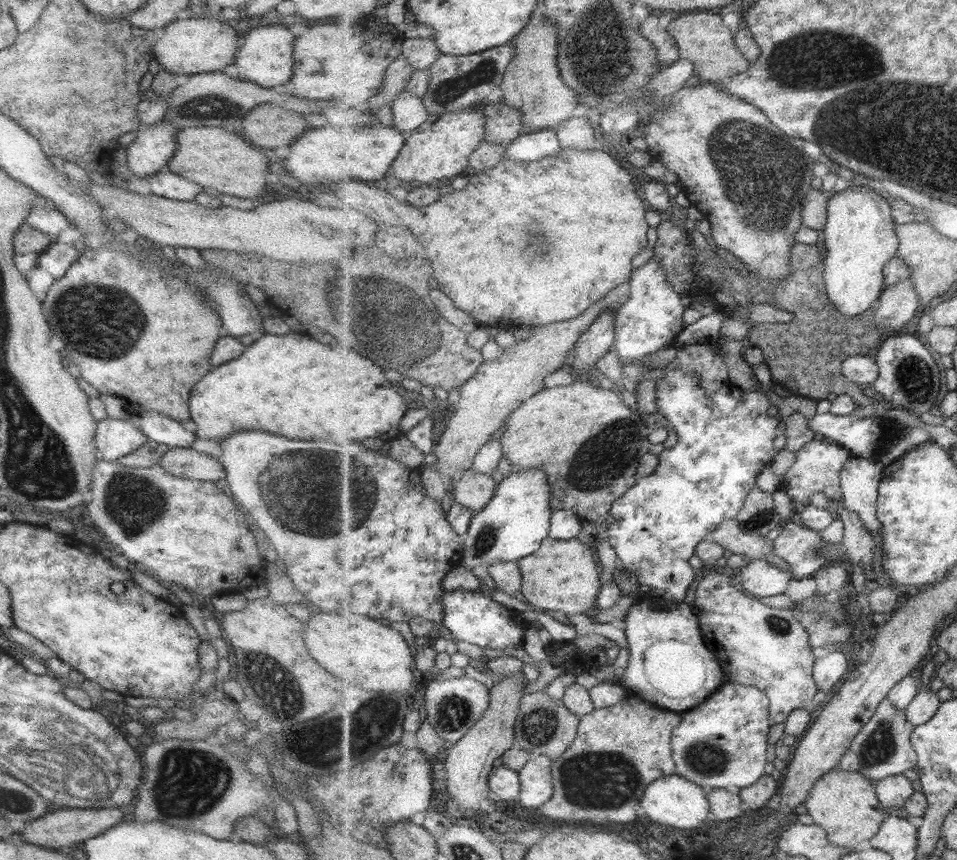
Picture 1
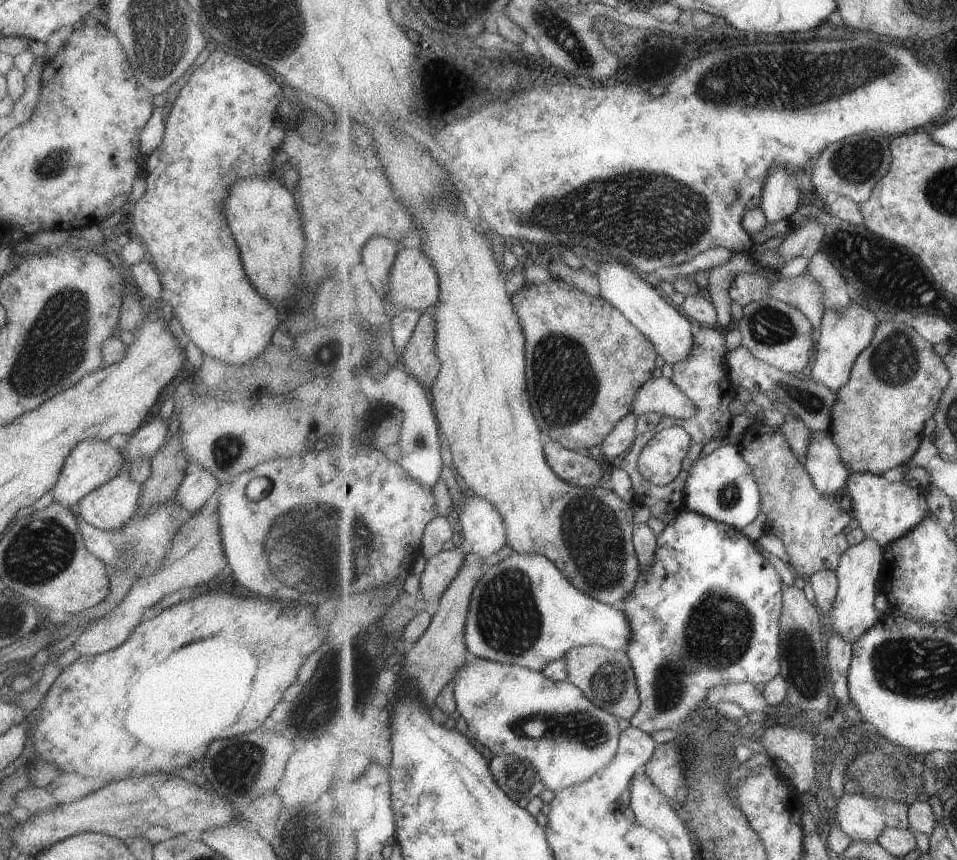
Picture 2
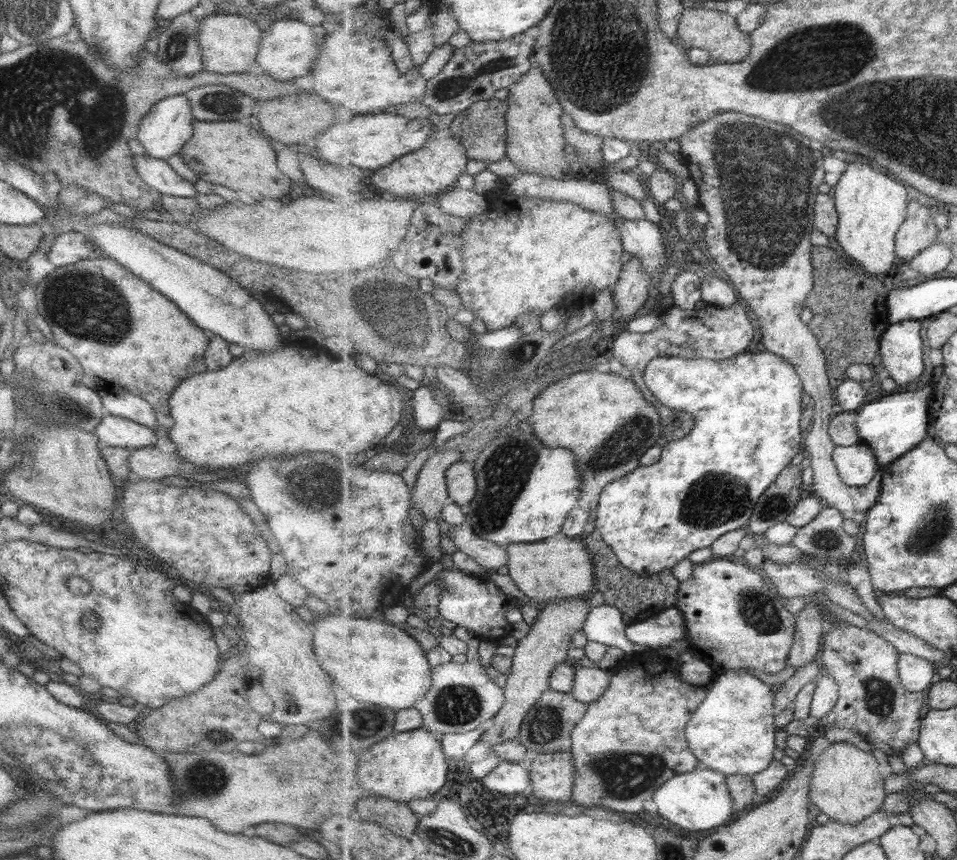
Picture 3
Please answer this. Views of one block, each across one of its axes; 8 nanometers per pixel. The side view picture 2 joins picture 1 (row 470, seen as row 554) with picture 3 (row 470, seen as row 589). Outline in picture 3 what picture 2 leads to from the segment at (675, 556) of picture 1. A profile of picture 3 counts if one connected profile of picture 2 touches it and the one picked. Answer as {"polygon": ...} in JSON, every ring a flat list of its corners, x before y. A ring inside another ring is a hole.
{"polygon":[[763,348,757,353,743,352,736,357,720,361,713,361,706,358,689,359,679,356,657,357,647,365,645,382,647,382,647,386,649,386,661,402,670,403,679,411,686,411,689,414,693,414,696,424,694,424,691,433,685,436,685,438,668,441,664,445,662,459,657,461,657,464,651,464,649,466,640,464,637,470,633,470,631,474,619,478,615,482,611,482,611,484,608,484,603,489,596,510,595,531,601,535,605,542,609,543,609,546,613,547,618,558,625,566,629,567,633,572,637,572,637,574,650,576,651,574,654,575,657,572,677,566,683,558,687,558,695,550,710,548,716,540,719,540,727,532,747,527,751,517,753,517,753,513,755,513,755,507,757,507,759,499,775,480,779,478,779,475,790,466,791,460,801,450,805,390,804,379,798,374,796,367,788,359]]}

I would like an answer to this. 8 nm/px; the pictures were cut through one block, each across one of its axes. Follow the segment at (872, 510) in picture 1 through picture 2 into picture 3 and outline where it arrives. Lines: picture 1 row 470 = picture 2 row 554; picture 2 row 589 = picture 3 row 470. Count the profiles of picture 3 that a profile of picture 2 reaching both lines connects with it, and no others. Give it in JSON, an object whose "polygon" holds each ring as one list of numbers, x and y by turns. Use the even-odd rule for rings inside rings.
{"polygon":[[861,442,853,446,836,446,834,461,845,484,854,487,867,486,876,477,877,472,882,470,881,464,878,462,872,447]]}

